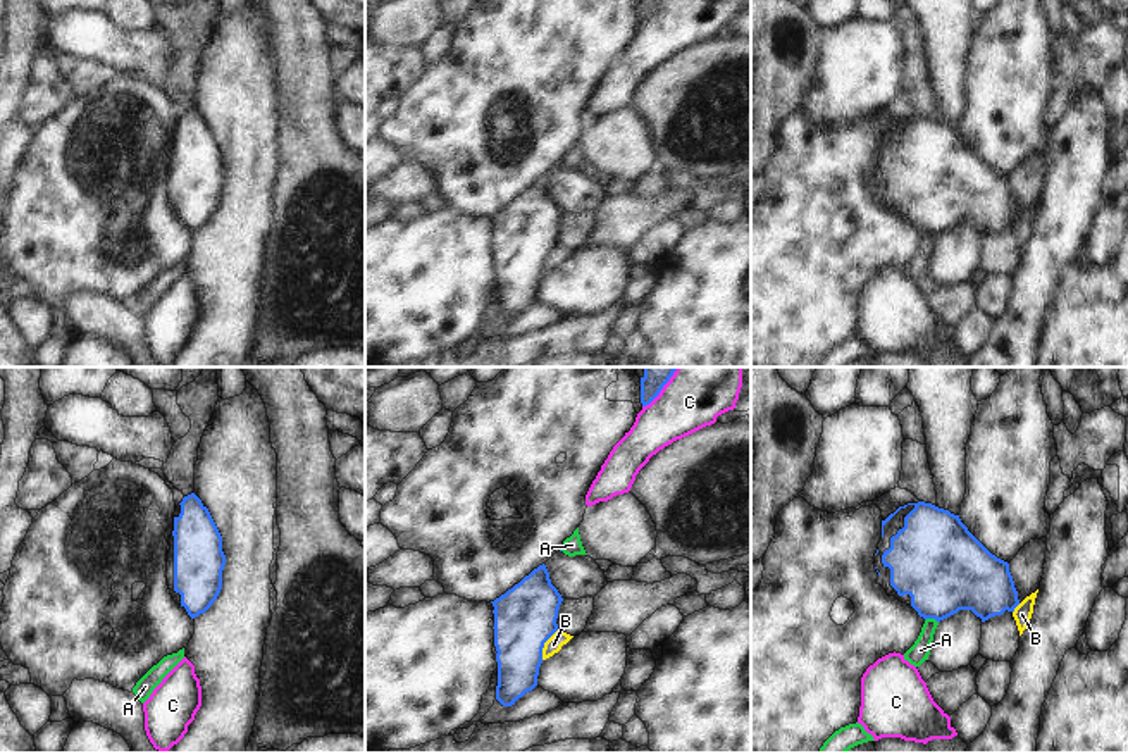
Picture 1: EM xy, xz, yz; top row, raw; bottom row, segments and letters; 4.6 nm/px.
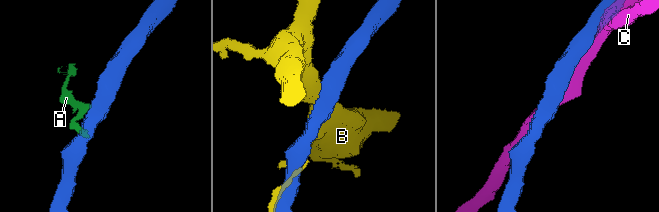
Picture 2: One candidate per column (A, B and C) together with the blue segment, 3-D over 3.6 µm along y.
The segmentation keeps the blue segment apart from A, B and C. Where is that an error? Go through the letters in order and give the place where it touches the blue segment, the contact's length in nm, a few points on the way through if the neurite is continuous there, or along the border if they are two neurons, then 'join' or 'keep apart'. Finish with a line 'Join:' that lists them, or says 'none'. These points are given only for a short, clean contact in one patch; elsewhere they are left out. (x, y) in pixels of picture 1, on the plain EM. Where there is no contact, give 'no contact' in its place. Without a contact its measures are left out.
A: yz (932, 231) | 70 nm | along yz (925, 233), (937, 236) | keep apart
B: xz (543, 259) | 160 nm | keep apart
C: xz (653, 12) | 140 nm | keep apart
Join: none

